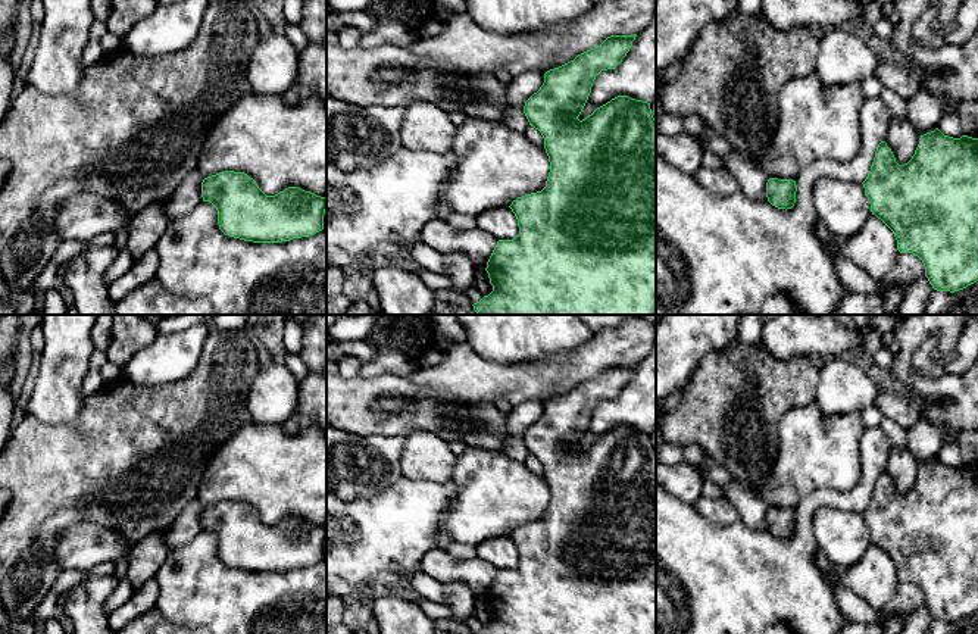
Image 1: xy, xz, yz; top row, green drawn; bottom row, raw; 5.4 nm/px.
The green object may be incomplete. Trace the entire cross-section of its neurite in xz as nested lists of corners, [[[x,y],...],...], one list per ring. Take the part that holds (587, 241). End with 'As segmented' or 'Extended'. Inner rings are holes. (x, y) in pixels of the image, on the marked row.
[[[610,35],[600,46],[578,54],[574,60],[544,74],[544,82],[524,106],[524,113],[531,127],[544,138],[544,149],[550,162],[546,187],[541,191],[518,197],[509,206],[518,219],[519,234],[513,240],[499,240],[488,262],[487,274],[493,291],[474,303],[478,315],[656,315],[656,119],[650,103],[628,96],[618,96],[597,107],[579,121],[593,82],[602,71],[615,69],[629,51],[634,35]]]. As segmented

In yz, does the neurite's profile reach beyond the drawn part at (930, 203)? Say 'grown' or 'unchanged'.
unchanged

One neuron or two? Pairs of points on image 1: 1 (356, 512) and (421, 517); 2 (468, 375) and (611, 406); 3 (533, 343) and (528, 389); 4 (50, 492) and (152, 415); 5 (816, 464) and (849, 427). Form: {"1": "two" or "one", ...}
{"1": "one", "2": "two", "3": "two", "4": "one", "5": "one"}

